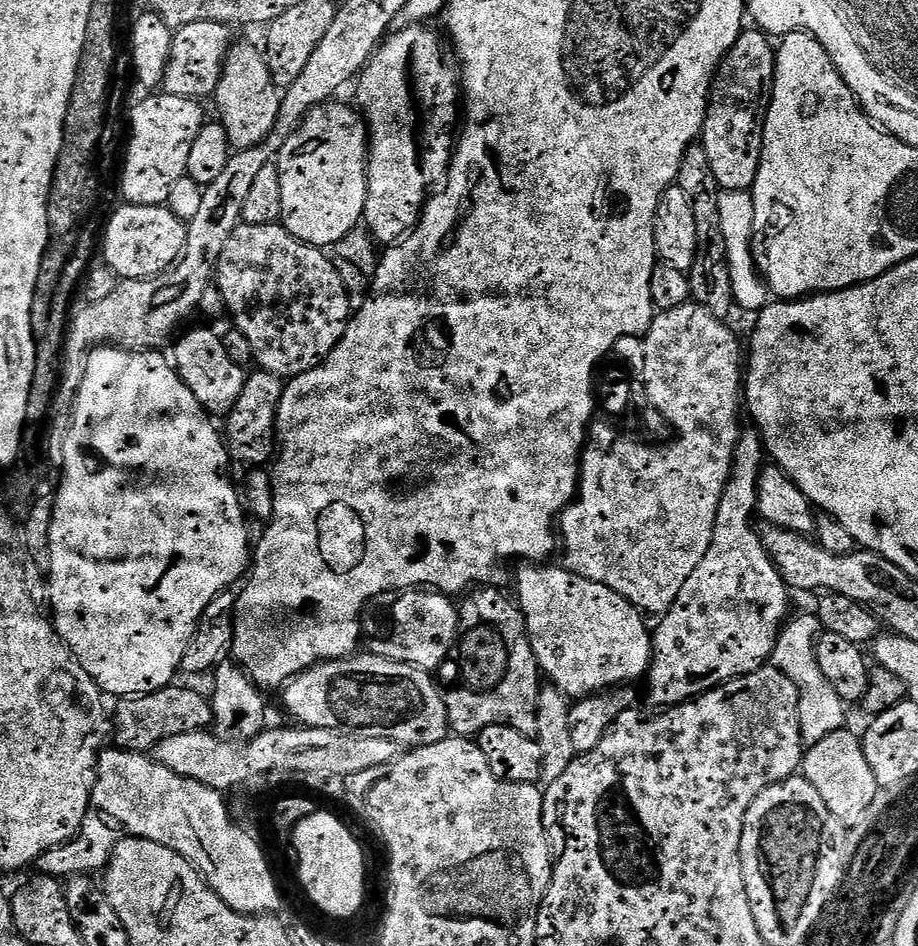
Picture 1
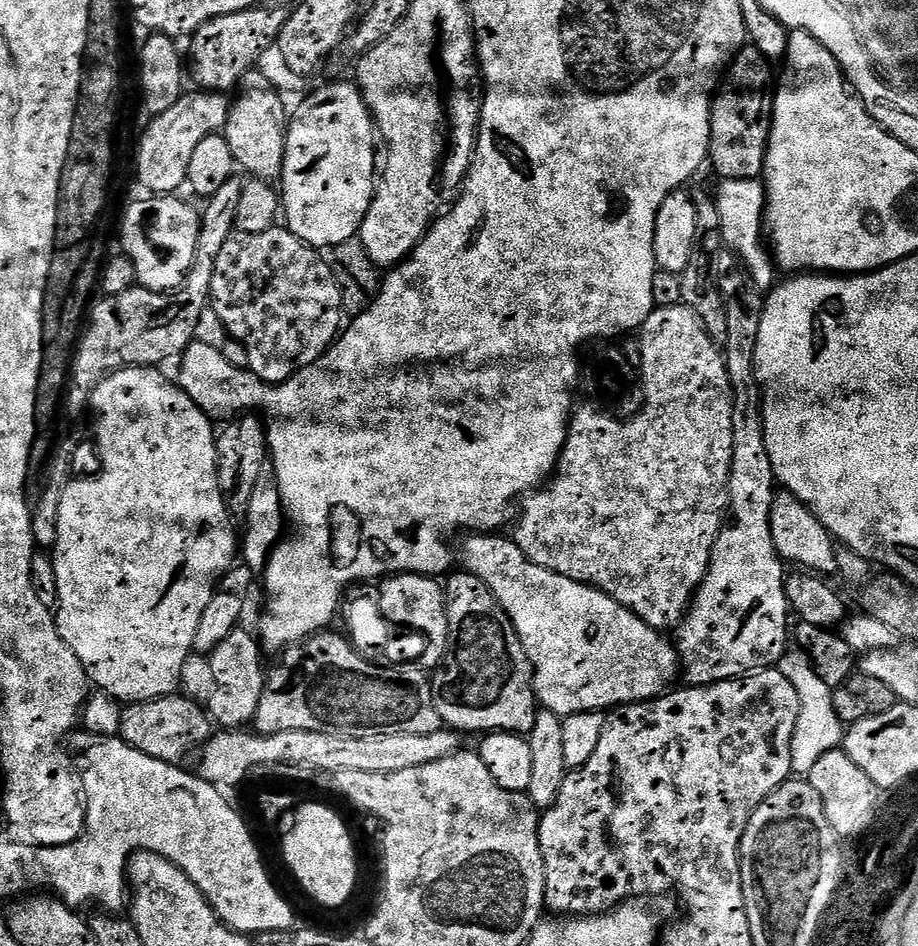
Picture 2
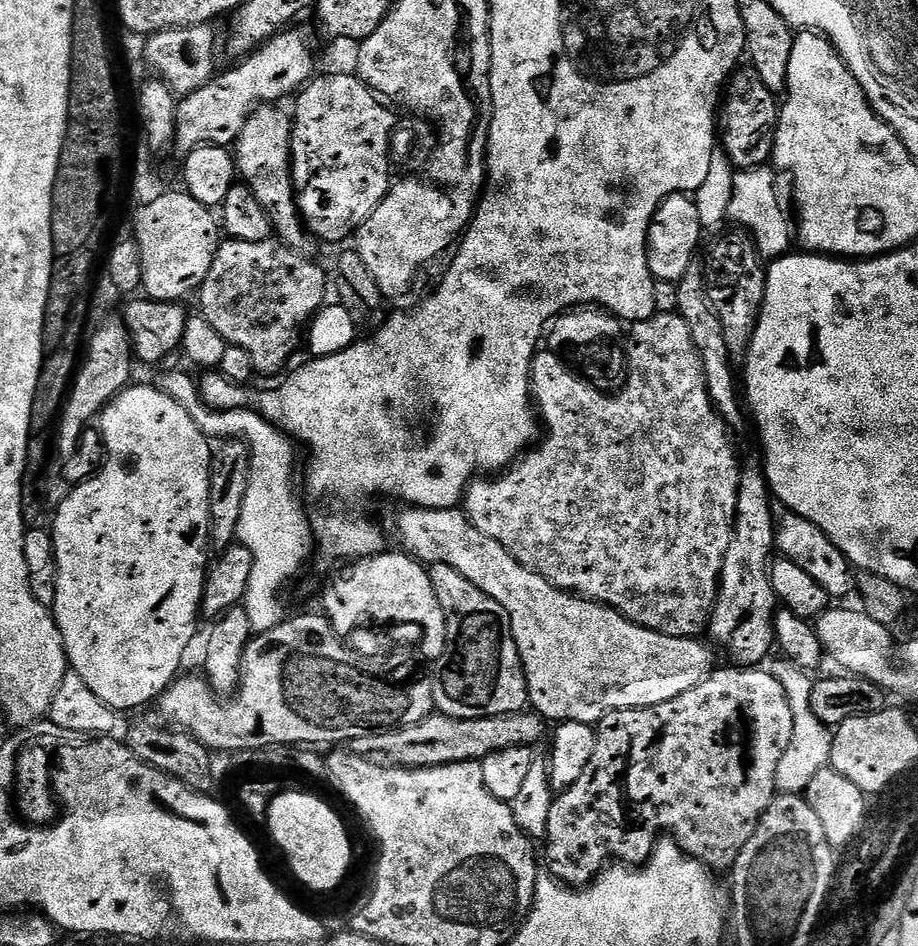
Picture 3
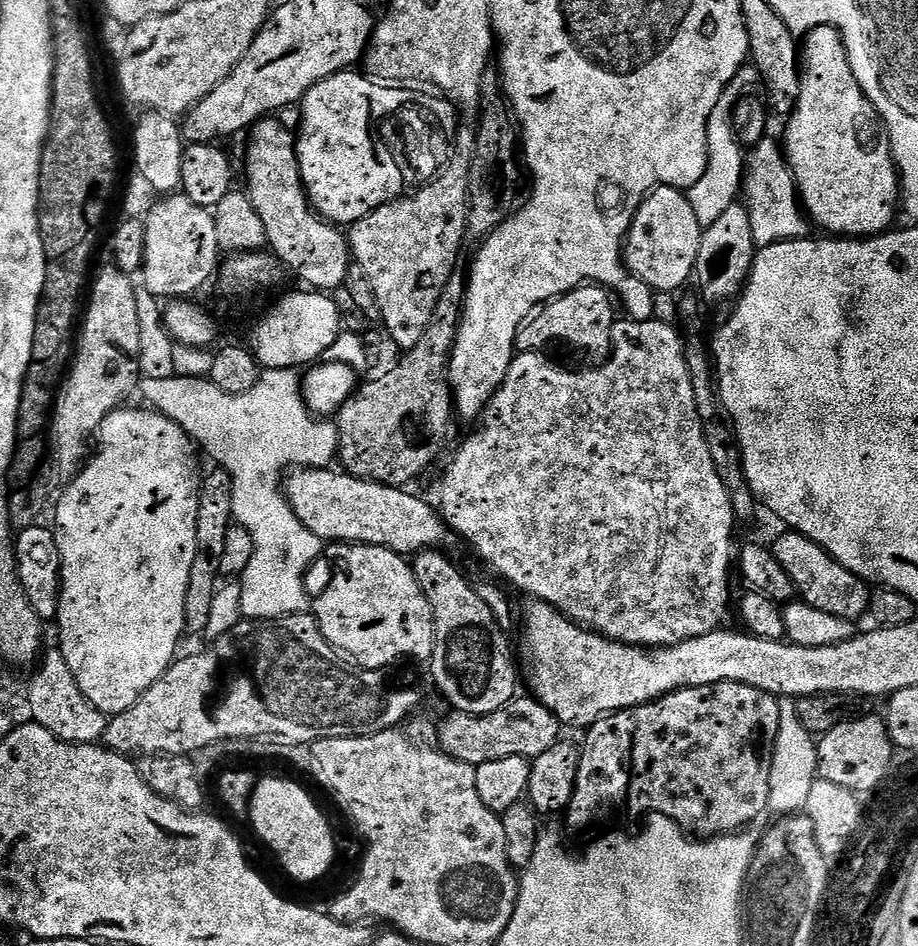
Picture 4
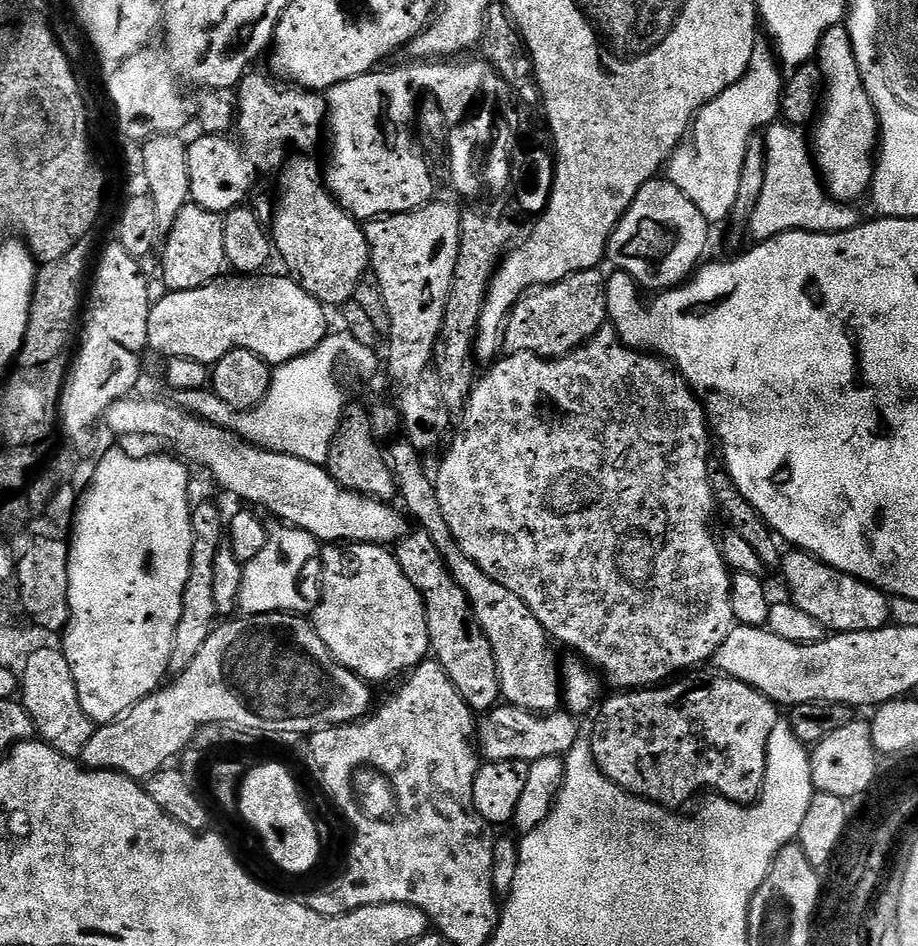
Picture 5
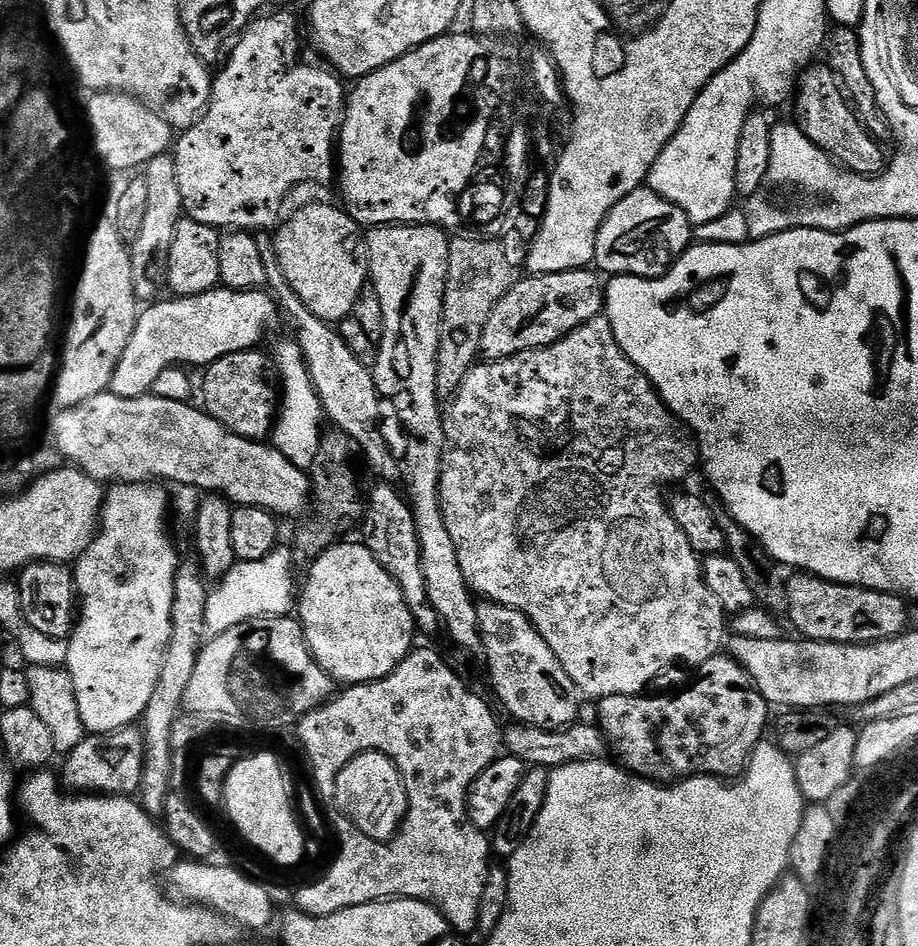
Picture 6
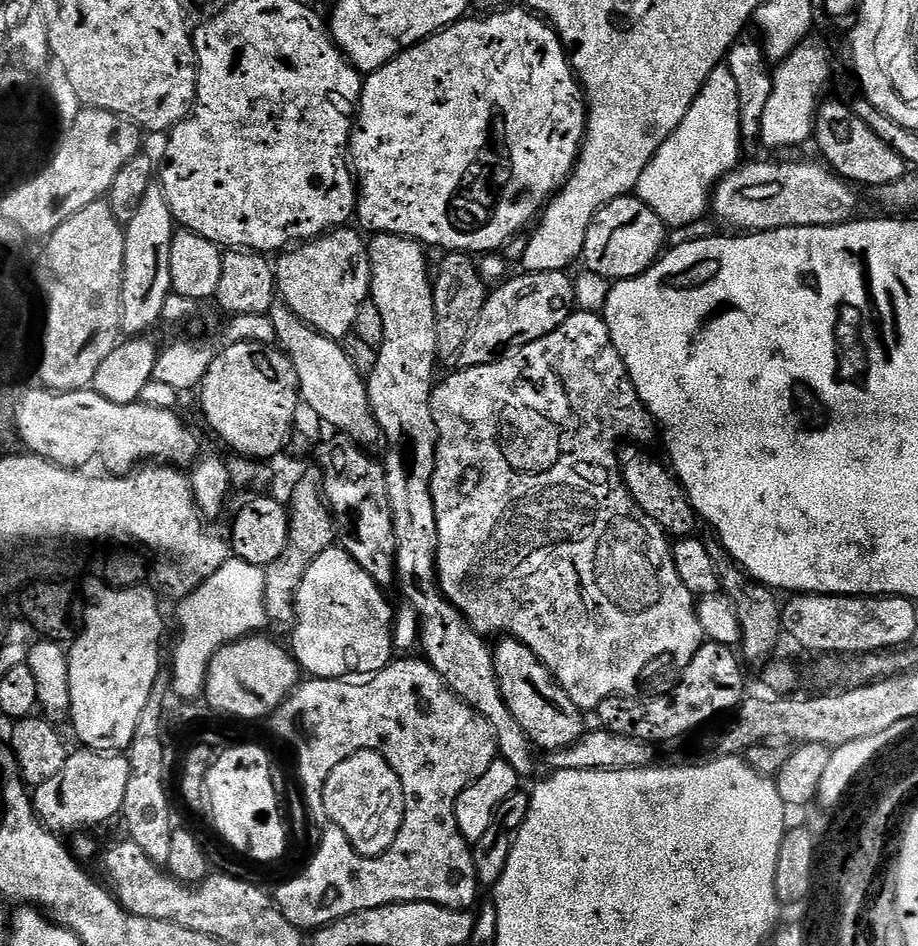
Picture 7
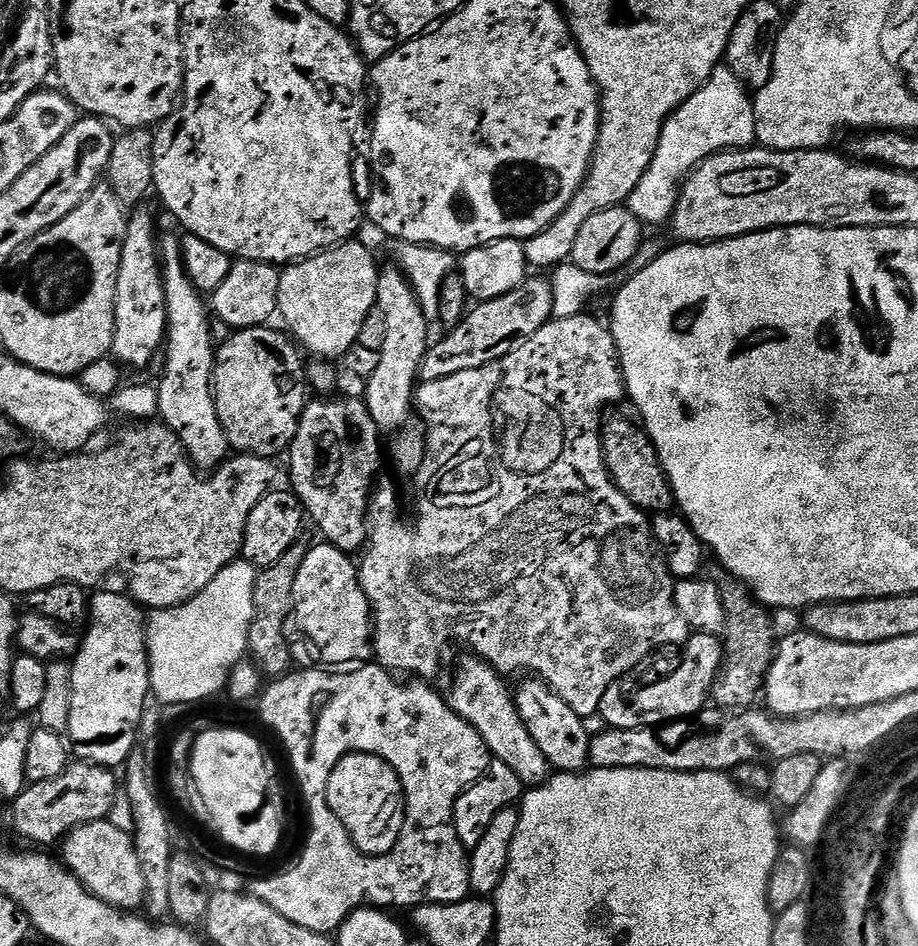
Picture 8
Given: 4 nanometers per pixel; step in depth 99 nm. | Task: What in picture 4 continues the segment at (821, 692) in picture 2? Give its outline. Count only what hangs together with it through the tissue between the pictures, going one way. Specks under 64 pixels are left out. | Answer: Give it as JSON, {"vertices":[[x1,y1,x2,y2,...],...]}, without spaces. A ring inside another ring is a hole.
{"vertices":[[784,702,780,706,780,733,770,770,770,798,768,808,776,814,800,814,804,812,806,798,810,798,810,786,818,779,820,750,817,737,808,732,798,716,795,703]]}

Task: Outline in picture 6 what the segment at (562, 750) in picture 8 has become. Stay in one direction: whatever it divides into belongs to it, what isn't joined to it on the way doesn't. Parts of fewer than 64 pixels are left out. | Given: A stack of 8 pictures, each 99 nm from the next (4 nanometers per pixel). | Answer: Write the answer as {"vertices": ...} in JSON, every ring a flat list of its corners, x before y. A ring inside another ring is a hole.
{"vertices":[[481,599,476,605,478,630,480,631,480,648,488,659,488,676,492,679,492,688,500,699,500,704,512,715,511,719,517,724,529,724,542,730,558,730,567,728,569,724,577,723,580,712,582,693,578,686,566,674,562,662,554,658,554,650,546,646,546,638,538,634,538,630,517,608,495,604,492,600]]}

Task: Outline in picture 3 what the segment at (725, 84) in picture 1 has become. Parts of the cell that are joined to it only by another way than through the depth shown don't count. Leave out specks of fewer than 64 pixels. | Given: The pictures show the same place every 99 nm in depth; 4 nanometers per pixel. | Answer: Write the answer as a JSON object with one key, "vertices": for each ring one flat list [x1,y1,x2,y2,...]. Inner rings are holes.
{"vertices":[[744,67,729,79,718,116,718,140,736,170,763,168,773,159,778,123,778,96,767,88,753,67]]}

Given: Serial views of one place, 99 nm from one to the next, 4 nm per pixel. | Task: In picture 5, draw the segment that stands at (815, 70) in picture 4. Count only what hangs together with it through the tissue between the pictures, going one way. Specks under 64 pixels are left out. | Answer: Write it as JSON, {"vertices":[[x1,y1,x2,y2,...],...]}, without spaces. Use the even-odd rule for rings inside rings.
{"vertices":[[847,27,826,30,820,39,818,61,822,77,822,107,818,112,816,137,811,137,814,165,822,177,828,195,837,202,856,202,872,186,874,157,882,136,882,121,876,115,870,94,863,86,862,74,855,60,854,46],[824,75,824,78,823,78],[820,118,820,121,818,121]]}

